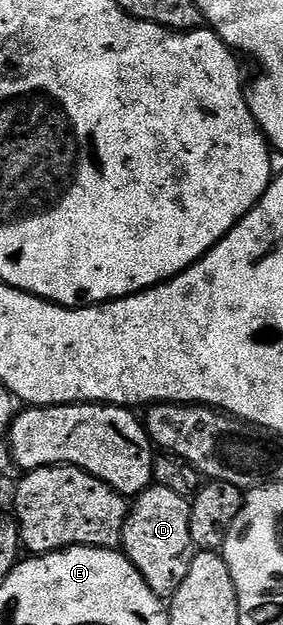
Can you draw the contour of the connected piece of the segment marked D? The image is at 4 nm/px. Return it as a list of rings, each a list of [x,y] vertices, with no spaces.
[[[156,484],[130,502],[121,549],[158,597],[170,599],[177,587],[181,587],[185,575],[189,575],[189,563],[193,563],[197,552],[189,531],[190,514],[188,498]]]

